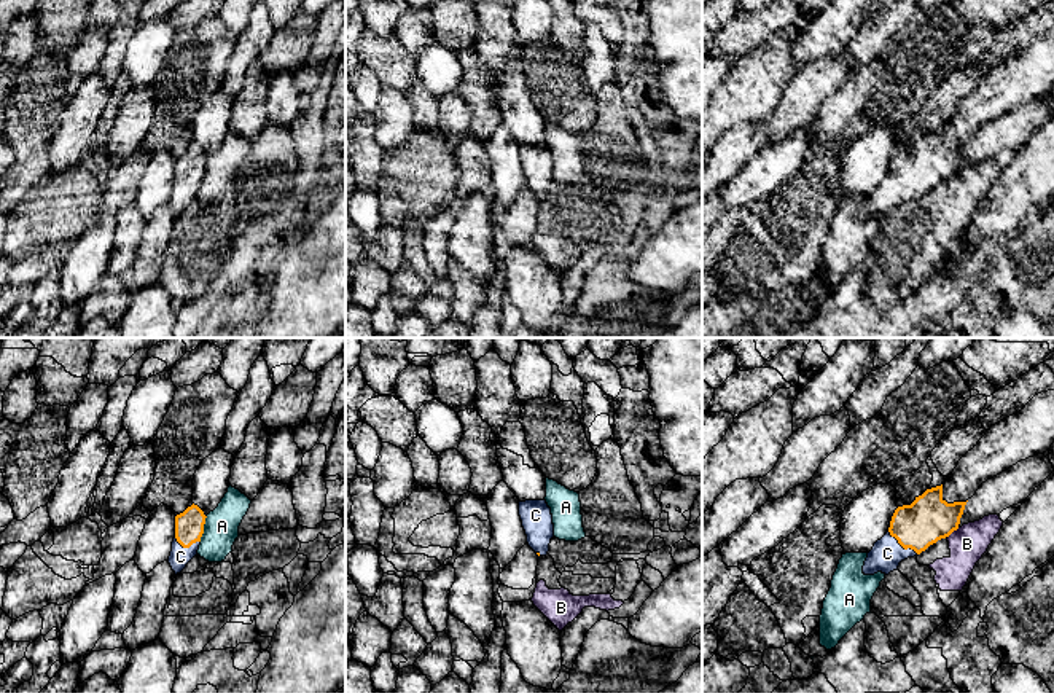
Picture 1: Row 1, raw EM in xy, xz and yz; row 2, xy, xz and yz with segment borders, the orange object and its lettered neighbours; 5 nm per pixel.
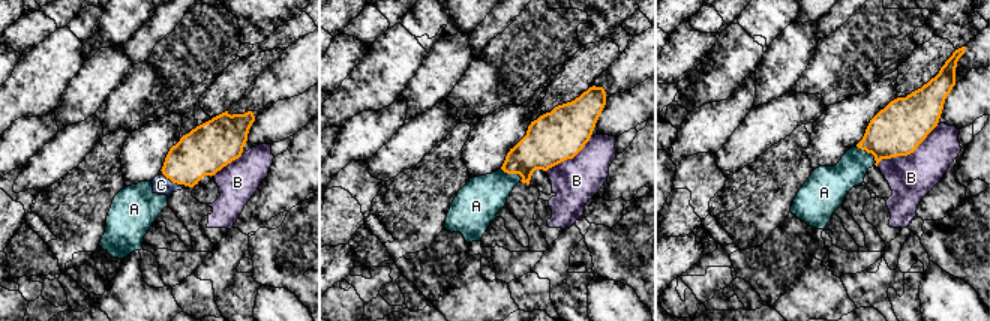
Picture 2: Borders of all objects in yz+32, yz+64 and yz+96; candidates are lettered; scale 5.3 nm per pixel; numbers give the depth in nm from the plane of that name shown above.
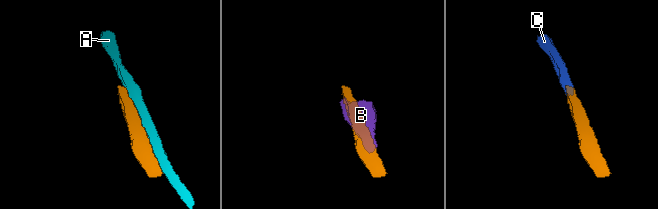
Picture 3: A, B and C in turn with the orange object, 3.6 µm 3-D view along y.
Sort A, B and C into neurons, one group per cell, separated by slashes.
A / B / C

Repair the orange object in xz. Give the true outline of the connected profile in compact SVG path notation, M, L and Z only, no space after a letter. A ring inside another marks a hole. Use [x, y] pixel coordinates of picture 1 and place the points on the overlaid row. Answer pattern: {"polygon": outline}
{"polygon": "M546 500L519 502L519 516L529 546L538 556L546 556L551 538L554 537L552 515Z"}

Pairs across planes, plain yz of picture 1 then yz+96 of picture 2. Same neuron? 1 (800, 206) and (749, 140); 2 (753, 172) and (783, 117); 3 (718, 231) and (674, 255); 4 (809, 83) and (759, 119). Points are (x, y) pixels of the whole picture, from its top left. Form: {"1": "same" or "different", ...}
{"1": "different", "2": "same", "3": "different", "4": "different"}

